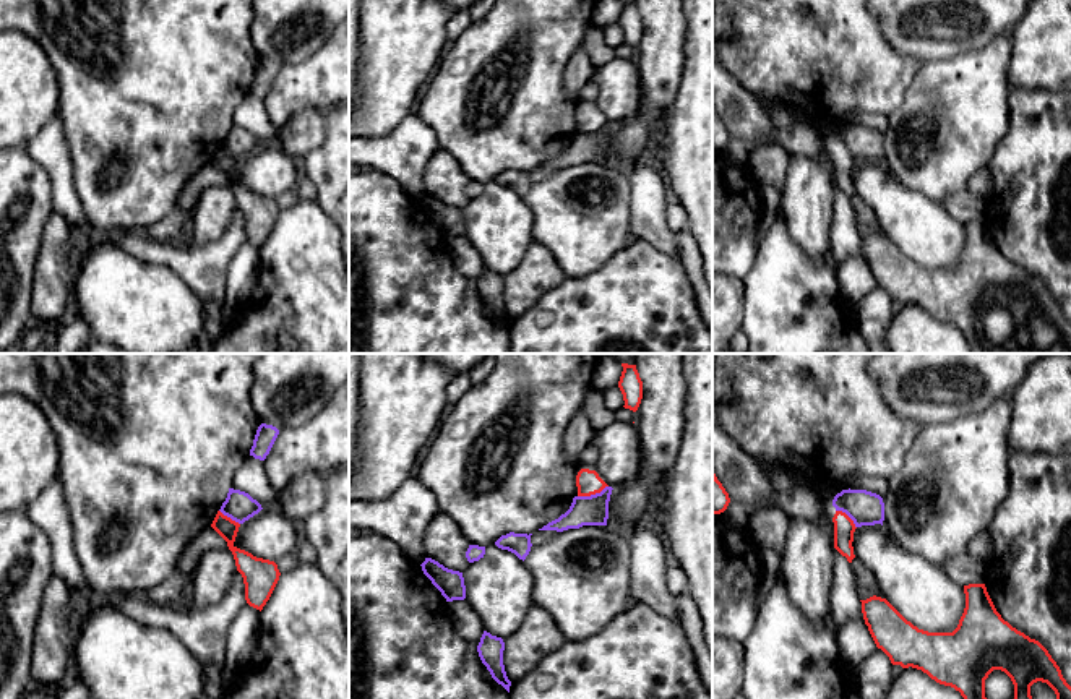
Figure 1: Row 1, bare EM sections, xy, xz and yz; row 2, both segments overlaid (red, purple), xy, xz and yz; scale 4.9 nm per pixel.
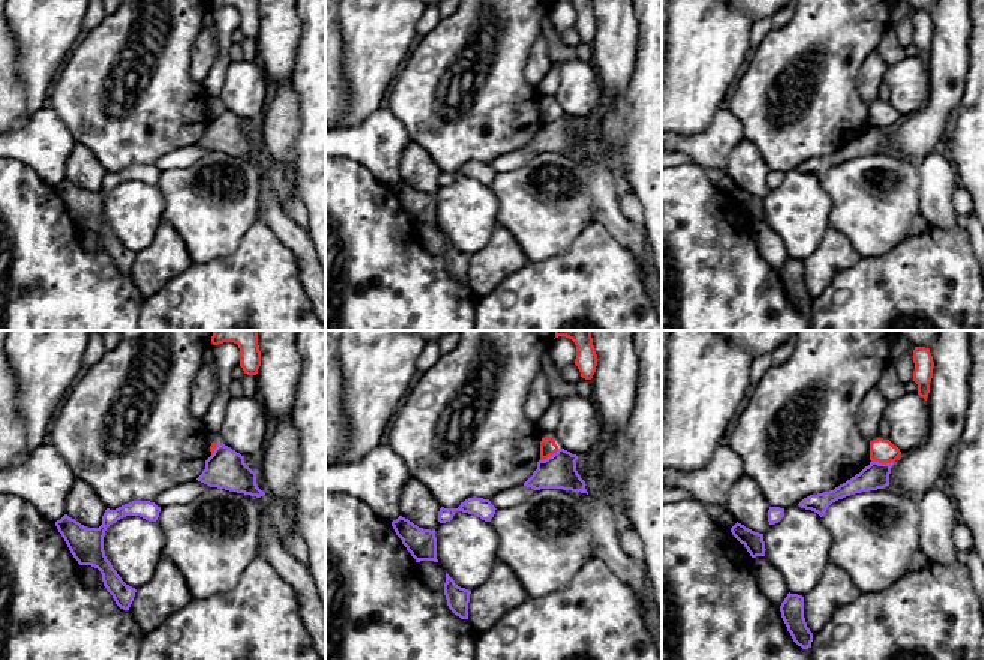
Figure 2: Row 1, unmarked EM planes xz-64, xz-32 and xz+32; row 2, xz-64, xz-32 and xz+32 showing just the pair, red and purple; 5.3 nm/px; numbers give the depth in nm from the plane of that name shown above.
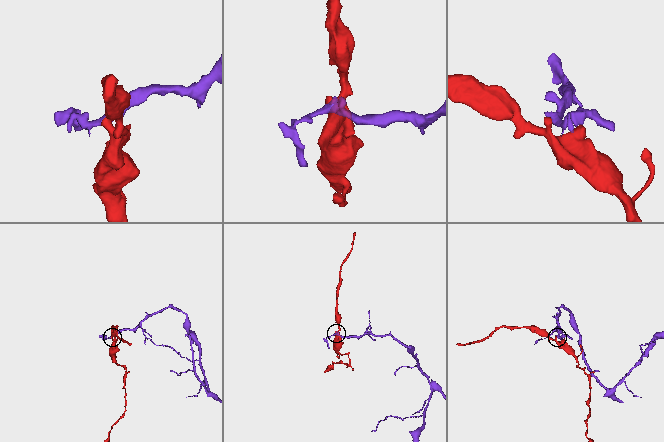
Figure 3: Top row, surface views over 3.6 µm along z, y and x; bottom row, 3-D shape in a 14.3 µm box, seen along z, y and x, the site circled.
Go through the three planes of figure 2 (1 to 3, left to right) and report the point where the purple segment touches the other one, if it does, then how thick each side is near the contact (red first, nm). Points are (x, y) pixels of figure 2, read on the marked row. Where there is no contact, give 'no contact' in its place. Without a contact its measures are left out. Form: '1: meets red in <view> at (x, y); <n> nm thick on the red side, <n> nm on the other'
1: meets red in xz-64 at (213, 450); 30 nm thick on the red side, 220 nm on the other
2: meets red in xz-32 at (549, 455); 90 nm thick on the red side, 190 nm on the other
3: meets red in xz+32 at (882, 462); 130 nm thick on the red side, 140 nm on the other

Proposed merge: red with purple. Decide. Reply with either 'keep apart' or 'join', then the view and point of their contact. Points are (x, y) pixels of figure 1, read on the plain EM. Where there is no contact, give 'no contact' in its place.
keep apart | xz (593, 130)

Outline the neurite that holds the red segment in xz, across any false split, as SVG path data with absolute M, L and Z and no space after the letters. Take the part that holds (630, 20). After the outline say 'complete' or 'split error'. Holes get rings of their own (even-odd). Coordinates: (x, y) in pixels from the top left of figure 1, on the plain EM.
M622 0L622 3L623 8L618 18L618 24L623 31L623 44L636 49L643 36L643 18L639 15L636 2Z | complete

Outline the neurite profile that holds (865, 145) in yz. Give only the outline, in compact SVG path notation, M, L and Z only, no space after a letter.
M842 127L832 136L836 148L845 149L855 161L875 162L884 157L884 139L883 135L876 130L867 127Z

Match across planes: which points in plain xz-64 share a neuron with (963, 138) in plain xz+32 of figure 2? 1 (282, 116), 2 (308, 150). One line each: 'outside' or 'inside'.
1: outside
2: inside

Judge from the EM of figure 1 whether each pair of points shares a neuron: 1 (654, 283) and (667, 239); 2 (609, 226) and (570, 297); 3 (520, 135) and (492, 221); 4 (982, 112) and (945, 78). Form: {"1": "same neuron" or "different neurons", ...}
{"1": "different neurons", "2": "different neurons", "3": "different neurons", "4": "same neuron"}

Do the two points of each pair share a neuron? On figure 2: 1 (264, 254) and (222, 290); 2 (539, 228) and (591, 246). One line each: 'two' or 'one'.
1: one
2: two

